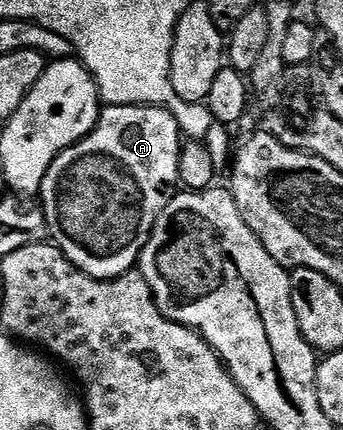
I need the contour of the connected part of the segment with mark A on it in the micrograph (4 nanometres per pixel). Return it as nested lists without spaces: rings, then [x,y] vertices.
[[[109,105],[101,108],[98,123],[83,139],[62,150],[50,163],[38,194],[51,244],[56,245],[81,273],[112,281],[137,268],[150,231],[170,200],[168,188],[179,182],[178,159],[182,132],[175,116],[155,105]]]

